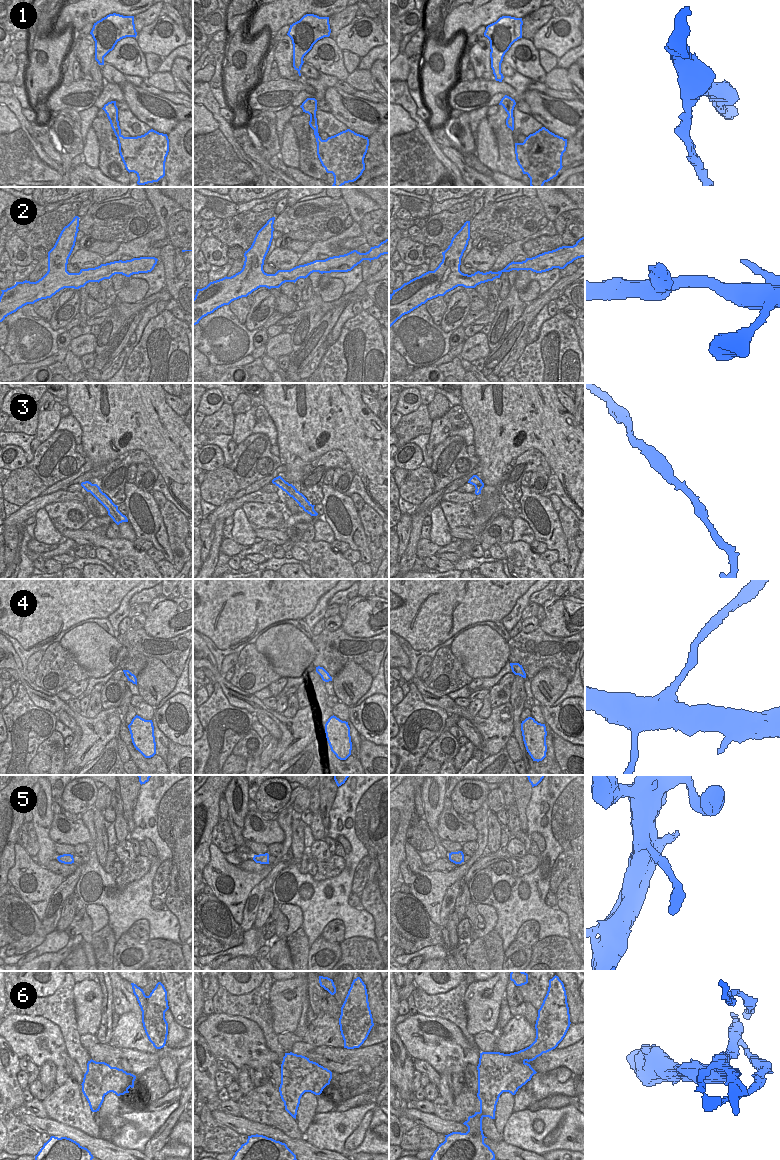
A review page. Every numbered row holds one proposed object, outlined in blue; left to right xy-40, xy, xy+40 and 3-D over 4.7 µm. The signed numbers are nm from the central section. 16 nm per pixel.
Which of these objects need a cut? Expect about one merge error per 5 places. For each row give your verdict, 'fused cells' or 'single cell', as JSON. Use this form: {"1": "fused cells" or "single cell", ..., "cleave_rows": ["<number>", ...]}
{"1": "single cell", "2": "single cell", "3": "single cell", "4": "fused cells", "5": "single cell", "6": "fused cells", "cleave_rows": ["4", "6"]}

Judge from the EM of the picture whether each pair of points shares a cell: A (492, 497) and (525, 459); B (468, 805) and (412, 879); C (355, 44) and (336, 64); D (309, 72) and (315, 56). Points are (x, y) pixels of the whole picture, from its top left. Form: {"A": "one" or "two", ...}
{"A": "two", "B": "two", "C": "two", "D": "two"}

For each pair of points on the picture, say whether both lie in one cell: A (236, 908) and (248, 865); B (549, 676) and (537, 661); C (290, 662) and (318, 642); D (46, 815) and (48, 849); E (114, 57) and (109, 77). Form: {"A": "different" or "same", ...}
{"A": "different", "B": "different", "C": "different", "D": "same", "E": "different"}

